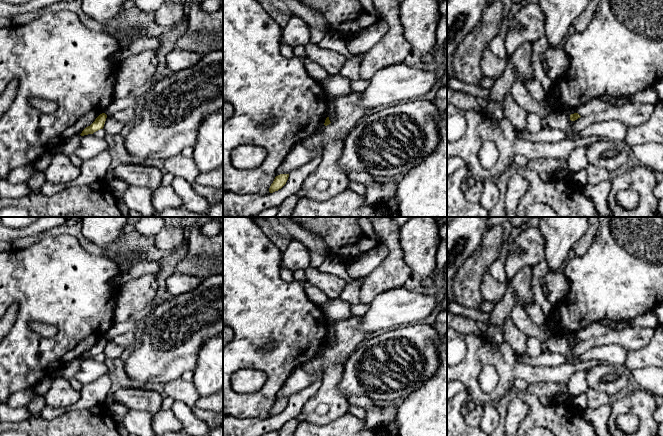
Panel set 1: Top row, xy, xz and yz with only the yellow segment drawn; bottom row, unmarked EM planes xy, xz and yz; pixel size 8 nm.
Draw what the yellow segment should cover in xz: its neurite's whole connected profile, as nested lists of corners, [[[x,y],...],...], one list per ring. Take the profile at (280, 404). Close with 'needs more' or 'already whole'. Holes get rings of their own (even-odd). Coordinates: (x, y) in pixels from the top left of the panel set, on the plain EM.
[[[280,398],[276,400],[269,412],[269,416],[273,417],[281,413],[286,408],[288,401],[289,401],[289,398]]]; already whole

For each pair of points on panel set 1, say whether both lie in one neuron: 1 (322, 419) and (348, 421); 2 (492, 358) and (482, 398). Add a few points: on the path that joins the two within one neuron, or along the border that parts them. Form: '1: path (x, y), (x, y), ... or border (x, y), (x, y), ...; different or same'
1: border (347, 411), (327, 423), (313, 424); different
2: path (480, 363), (473, 370), (473, 386); same

